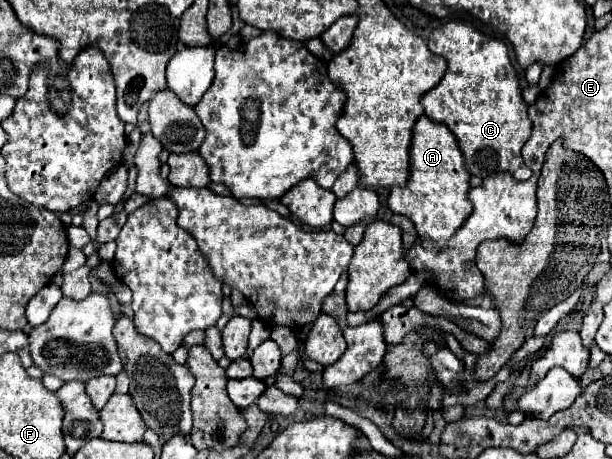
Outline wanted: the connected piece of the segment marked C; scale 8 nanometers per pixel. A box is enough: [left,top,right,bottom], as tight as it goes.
[421,21,531,181]

